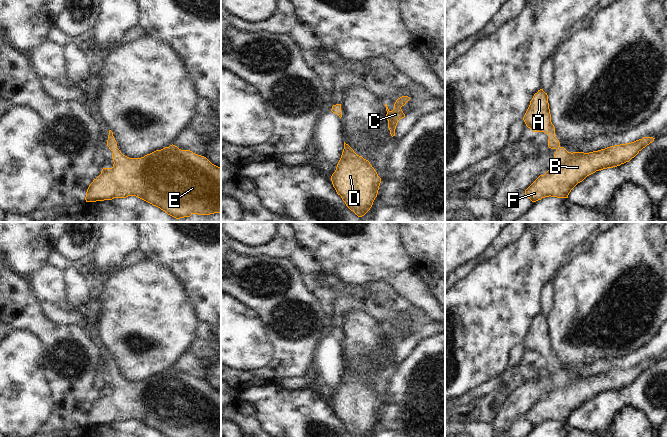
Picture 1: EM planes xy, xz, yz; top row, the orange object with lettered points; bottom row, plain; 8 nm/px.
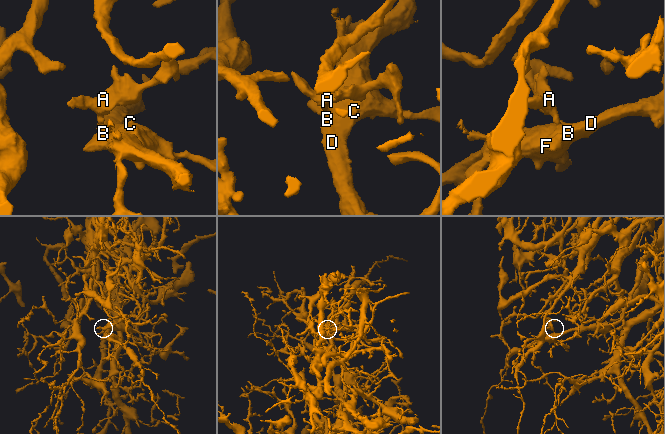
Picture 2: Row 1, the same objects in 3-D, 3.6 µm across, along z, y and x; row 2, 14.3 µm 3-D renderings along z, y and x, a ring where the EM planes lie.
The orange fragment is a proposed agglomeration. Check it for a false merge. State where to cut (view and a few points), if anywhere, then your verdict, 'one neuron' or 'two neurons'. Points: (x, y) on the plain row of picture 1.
no cut | one neuron

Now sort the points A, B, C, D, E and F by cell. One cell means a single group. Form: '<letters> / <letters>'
A B C D E F

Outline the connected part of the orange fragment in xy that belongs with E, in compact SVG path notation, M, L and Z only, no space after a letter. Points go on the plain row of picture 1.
M109 354L107 370L113 376L113 391L103 392L101 398L89 409L86 426L136 420L165 437L221 437L221 392L212 388L206 381L190 374L181 374L172 368L141 382L129 382L117 372L117 366L111 354Z

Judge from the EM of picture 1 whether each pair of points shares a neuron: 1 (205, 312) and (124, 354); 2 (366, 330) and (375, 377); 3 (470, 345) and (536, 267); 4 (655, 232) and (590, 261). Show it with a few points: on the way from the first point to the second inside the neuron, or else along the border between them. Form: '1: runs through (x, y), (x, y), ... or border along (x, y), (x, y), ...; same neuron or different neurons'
1: border along (185, 296), (199, 323); different neurons
2: runs through (366, 342), (366, 356), (373, 365); same neuron
3: runs through (477, 326), (517, 286); same neuron
4: border along (648, 232), (652, 249), (656, 253); different neurons

